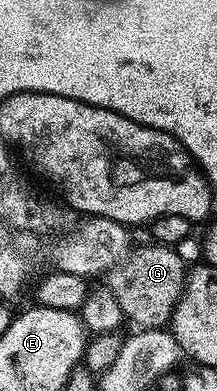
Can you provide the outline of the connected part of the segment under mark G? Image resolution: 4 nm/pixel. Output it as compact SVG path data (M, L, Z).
M165 245L142 247L109 272L108 288L119 302L125 318L138 329L162 329L173 320L175 307L187 287L188 266L175 248Z

